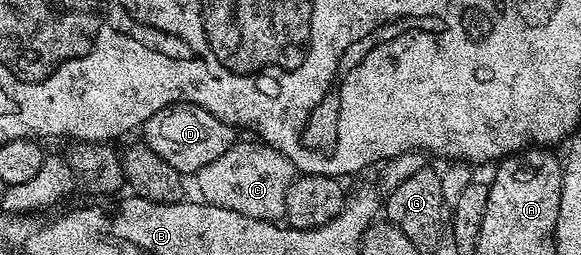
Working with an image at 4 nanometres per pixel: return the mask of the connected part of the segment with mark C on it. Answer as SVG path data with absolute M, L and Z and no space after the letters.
M236 141L218 160L210 160L206 168L196 171L194 181L200 189L199 197L210 206L230 208L263 222L279 223L286 212L286 192L294 177L292 161L267 142L251 141Z

